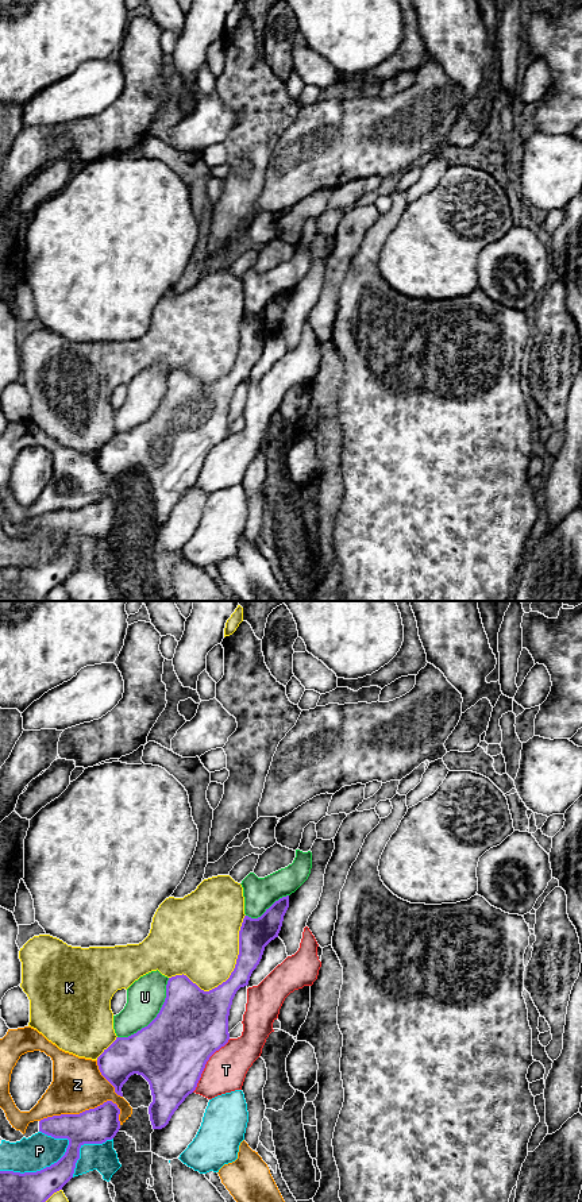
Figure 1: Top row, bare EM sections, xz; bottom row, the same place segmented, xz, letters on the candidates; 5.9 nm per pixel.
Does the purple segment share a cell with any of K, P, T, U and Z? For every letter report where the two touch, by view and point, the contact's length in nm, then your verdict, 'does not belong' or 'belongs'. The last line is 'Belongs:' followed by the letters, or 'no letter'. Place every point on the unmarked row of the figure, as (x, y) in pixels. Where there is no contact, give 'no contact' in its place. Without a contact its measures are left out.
K: xz (230, 370) | 600 nm | does not belong
P: xz (38, 566) | 460 nm | does not belong
T: xz (205, 458) | 400 nm | does not belong
U: xz (157, 411) | 480 nm | does not belong
Z: xz (80, 508) | 500 nm | does not belong
Belongs: no letter

